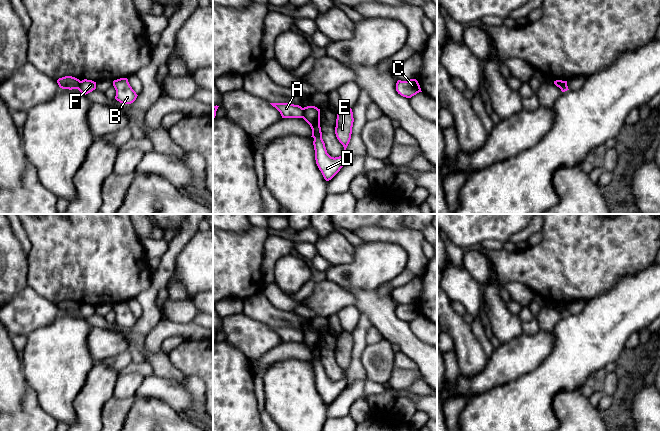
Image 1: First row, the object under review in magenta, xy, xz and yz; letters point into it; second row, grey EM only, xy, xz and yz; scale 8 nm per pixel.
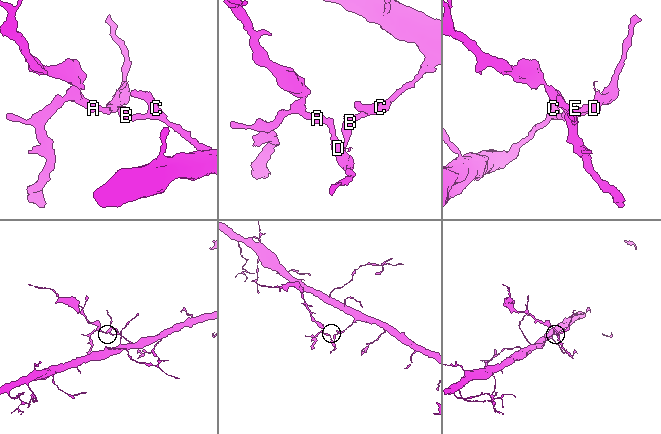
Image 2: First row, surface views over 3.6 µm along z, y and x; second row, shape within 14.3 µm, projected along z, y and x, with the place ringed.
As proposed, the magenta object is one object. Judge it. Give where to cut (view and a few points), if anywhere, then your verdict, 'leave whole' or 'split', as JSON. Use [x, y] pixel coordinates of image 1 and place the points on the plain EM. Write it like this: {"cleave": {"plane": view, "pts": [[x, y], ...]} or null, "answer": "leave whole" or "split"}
{"cleave": {"plane": "xz", "pts": [[304, 332], [304, 339], [302, 341]]}, "answer": "split"}

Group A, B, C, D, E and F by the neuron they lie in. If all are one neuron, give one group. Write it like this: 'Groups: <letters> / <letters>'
Groups: A / B C D E F

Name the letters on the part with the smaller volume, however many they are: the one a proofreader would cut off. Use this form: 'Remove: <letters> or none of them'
Remove: A

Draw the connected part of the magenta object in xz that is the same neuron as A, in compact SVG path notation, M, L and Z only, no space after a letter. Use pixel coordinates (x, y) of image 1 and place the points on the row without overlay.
M270 327L281 338L282 342L303 342L304 332L289 327Z

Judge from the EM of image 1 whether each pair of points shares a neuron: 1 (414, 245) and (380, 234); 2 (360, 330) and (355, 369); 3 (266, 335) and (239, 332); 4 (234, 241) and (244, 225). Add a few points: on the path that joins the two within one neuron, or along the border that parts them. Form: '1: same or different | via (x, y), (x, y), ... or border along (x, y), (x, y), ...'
1: same | via (406, 237), (388, 235)
2: same | via (359, 340), (356, 359)
3: same | via (259, 335), (249, 335), (246, 333)
4: different | border along (253, 226), (242, 232), (223, 230)

